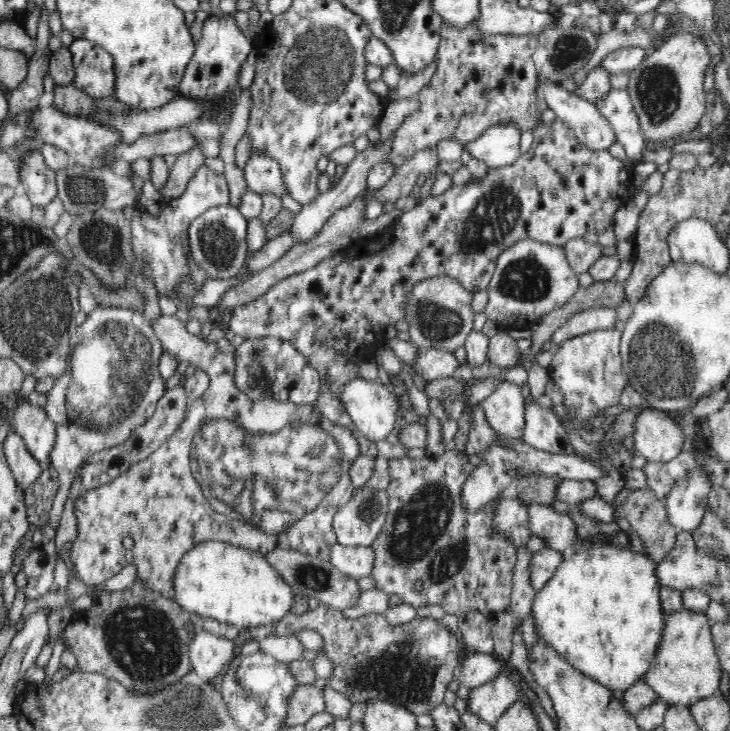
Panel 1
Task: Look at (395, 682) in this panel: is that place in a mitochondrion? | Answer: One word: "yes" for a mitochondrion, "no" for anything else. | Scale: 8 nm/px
yes

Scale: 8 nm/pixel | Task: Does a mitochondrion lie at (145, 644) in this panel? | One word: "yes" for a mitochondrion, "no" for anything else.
yes

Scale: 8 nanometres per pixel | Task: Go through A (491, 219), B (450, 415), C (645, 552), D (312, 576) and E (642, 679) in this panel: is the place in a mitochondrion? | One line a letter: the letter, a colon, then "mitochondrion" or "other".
A: mitochondrion
B: other
C: other
D: mitochondrion
E: other

